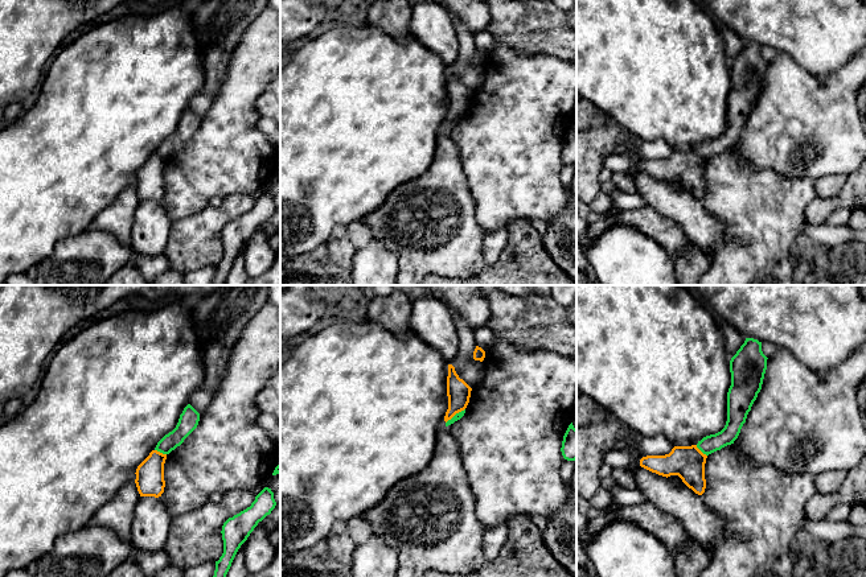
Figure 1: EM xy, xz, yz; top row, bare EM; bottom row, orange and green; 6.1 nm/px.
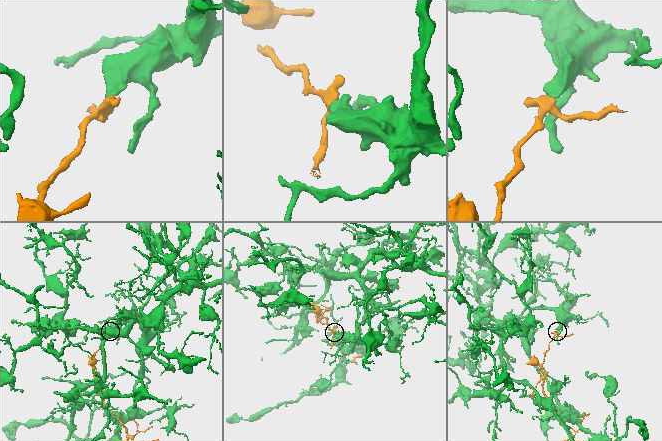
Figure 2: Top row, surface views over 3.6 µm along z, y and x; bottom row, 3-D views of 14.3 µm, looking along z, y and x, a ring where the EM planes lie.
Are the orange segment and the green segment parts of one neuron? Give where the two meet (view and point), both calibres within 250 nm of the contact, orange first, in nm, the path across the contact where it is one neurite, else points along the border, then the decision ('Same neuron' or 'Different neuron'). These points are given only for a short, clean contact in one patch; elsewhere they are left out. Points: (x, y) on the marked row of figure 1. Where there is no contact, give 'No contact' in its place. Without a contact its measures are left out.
Touches orange at xz (455, 413). Thickness 140 nm (orange) against 50 nm. Boundary: xz (464, 408), (446, 423). Different neuron

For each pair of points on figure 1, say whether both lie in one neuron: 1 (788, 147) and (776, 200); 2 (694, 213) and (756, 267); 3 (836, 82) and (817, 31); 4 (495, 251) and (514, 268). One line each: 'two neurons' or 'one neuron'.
1: two neurons
2: two neurons
3: two neurons
4: two neurons

